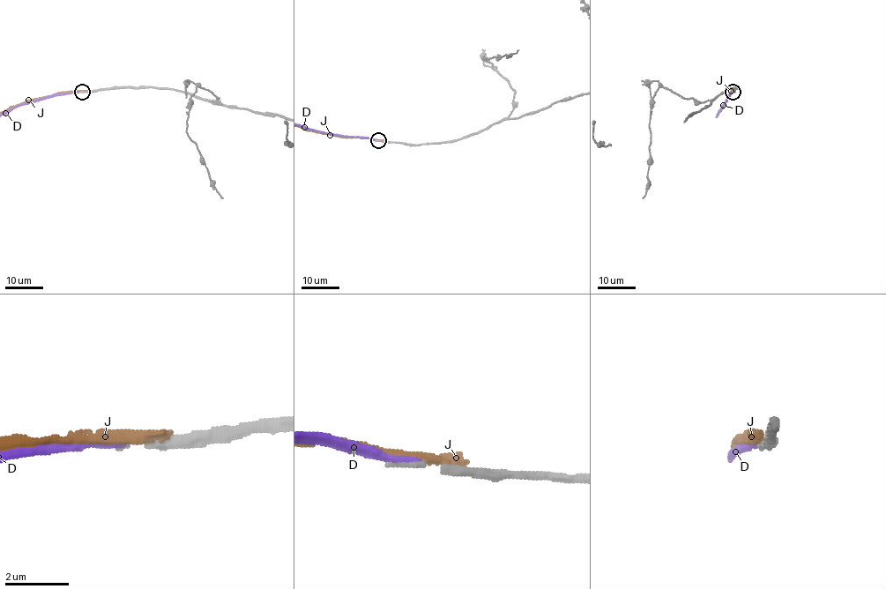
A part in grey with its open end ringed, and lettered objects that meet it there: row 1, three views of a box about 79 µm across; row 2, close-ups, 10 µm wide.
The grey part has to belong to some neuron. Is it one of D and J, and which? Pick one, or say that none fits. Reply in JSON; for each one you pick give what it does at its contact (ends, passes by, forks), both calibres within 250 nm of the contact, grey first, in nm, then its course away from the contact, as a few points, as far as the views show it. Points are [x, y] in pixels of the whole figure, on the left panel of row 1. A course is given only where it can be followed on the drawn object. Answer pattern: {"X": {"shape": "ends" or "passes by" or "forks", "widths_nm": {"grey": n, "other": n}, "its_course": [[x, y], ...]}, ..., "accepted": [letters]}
{"D": {"shape": "ends", "widths_nm": {"grey": 240, "other": 280}}, "accepted": ["D"]}

